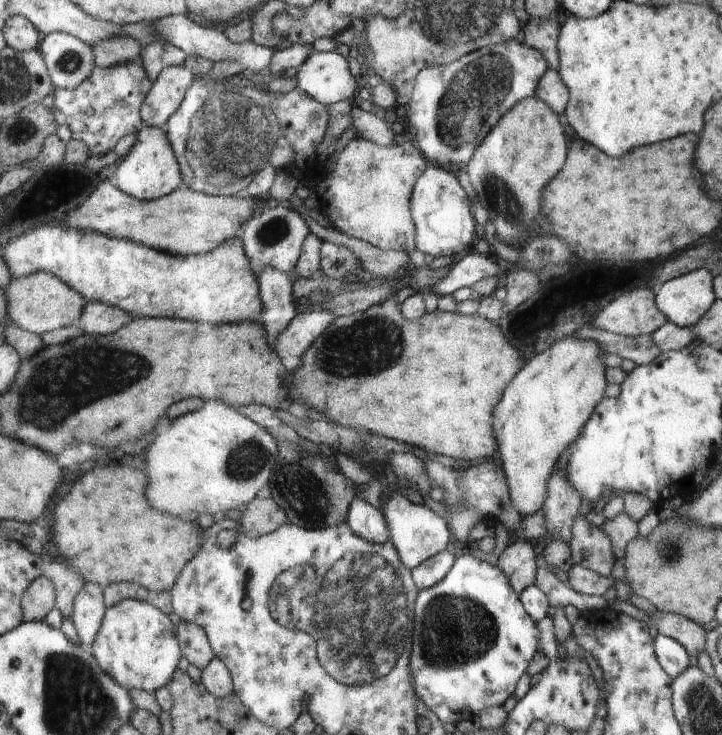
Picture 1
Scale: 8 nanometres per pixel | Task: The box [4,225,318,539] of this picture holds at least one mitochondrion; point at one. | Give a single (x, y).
(49, 395)

